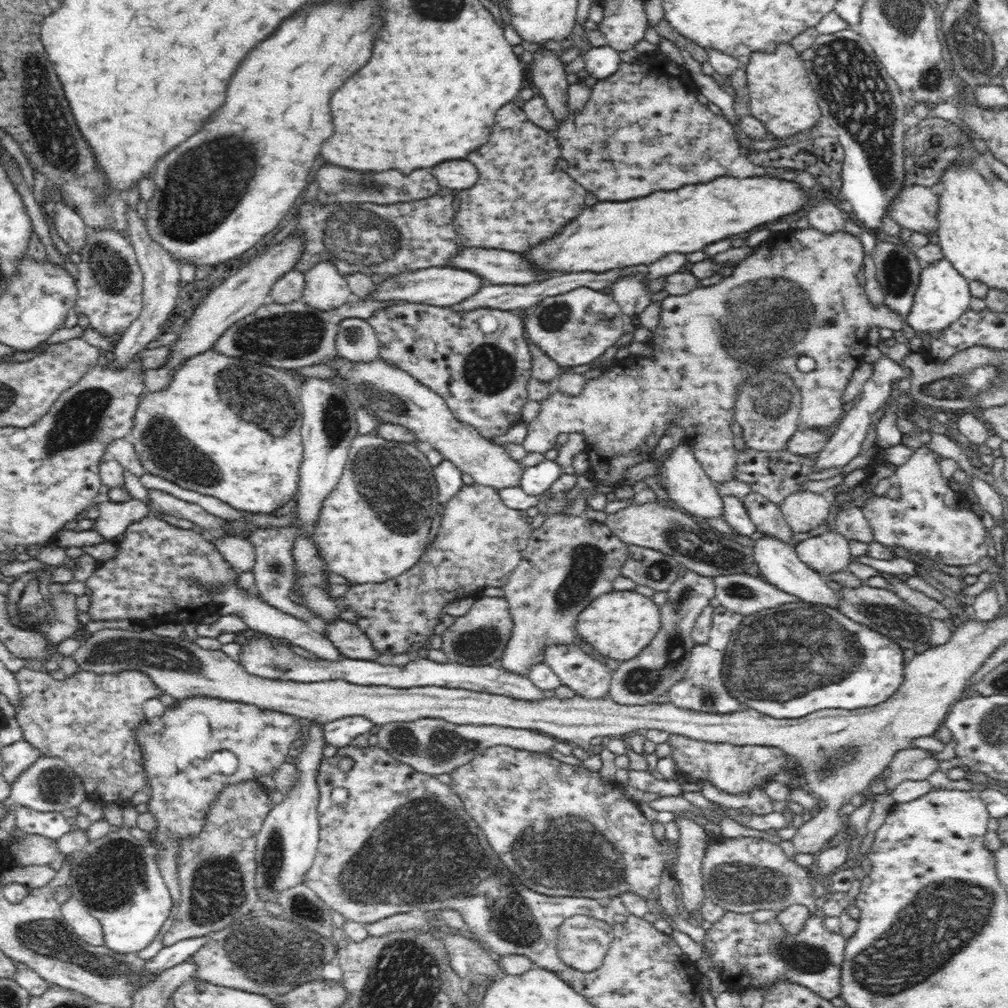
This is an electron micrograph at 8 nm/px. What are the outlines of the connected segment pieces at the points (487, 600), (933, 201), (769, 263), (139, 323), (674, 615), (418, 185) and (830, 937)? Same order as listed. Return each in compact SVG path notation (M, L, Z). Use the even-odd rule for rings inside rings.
M486 596L472 600L470 605L466 614L456 617L454 623L442 632L444 642L441 650L452 664L499 665L513 627L508 601L504 596Z
M908 185L890 204L889 216L903 229L924 235L937 233L939 196L919 185Z
M809 227L806 230L792 230L792 232L778 232L778 234L772 234L768 240L760 244L760 248L755 248L756 252L746 257L746 260L740 261L734 265L733 273L726 278L723 278L718 284L703 287L698 284L692 289L689 294L682 296L668 296L662 300L662 312L660 314L659 323L656 329L653 331L653 337L649 340L648 344L653 348L653 357L642 357L637 355L630 355L625 359L619 361L619 363L612 366L604 373L600 374L598 378L588 379L586 384L582 387L582 390L577 395L568 395L558 390L551 394L548 398L545 398L540 403L540 409L538 415L534 420L527 424L527 435L524 438L523 447L528 451L528 440L530 440L530 434L540 428L540 426L548 426L548 432L580 432L586 439L586 450L589 460L589 470L582 478L585 484L597 485L607 491L612 489L623 489L624 472L628 472L628 468L634 464L640 464L640 462L646 462L651 460L652 454L655 452L659 441L662 436L668 432L670 426L681 426L684 429L686 435L686 442L692 447L692 454L695 455L695 459L700 463L700 466L704 469L704 472L716 483L724 484L724 482L730 482L734 480L734 468L736 468L736 453L734 449L734 434L730 429L730 424L734 422L734 407L735 407L735 394L736 388L748 378L755 374L757 369L770 369L787 373L789 377L794 381L794 384L799 388L802 402L799 410L800 422L803 427L808 429L825 428L826 430L832 430L836 427L842 416L842 394L848 384L848 380L853 373L853 370L863 360L862 356L858 354L822 354L822 352L854 352L854 350L860 350L864 352L865 348L869 344L862 344L866 342L866 334L870 328L889 328L894 331L902 331L905 320L902 319L894 310L882 306L874 308L872 302L870 302L864 287L858 283L858 272L862 269L862 259L864 258L864 250L861 240L856 236L848 233L846 230L841 232L834 232L833 234L826 235L820 233L816 229Z
M129 207L126 212L129 227L129 241L131 242L138 264L143 272L143 306L140 316L123 332L121 339L115 344L115 351L110 357L115 366L124 368L136 354L146 349L146 345L155 340L160 334L160 326L167 322L174 312L179 293L178 280L181 280L179 264L170 253L158 246L149 237L145 222L138 217L135 210Z
M685 570L666 592L666 604L660 607L660 630L640 652L639 656L620 662L612 671L608 698L620 705L648 705L655 703L658 696L666 694L678 680L684 677L690 666L689 655L696 643L692 641L691 630L698 615L715 597L712 577L702 576L695 570Z
M322 166L316 174L319 188L327 193L334 194L339 204L398 204L398 202L414 202L432 197L441 188L438 180L432 176L430 170L414 170L412 174L404 176L398 170L386 170L386 172L354 172L344 170L338 166Z
M725 911L722 917L718 923L705 932L703 944L711 954L714 966L723 975L732 975L732 980L728 984L740 986L742 978L746 977L747 987L754 987L763 994L766 989L775 985L780 979L786 979L790 983L806 987L813 993L820 994L828 1001L840 996L841 964L844 960L846 941L840 933L826 929L820 913L808 916L804 929L798 934L787 934L786 929L778 923L778 918L757 924L752 919L751 913Z

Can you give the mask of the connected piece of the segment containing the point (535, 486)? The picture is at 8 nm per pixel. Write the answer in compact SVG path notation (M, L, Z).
M544 459L535 466L524 467L520 488L528 496L542 495L562 474L562 468L552 460Z

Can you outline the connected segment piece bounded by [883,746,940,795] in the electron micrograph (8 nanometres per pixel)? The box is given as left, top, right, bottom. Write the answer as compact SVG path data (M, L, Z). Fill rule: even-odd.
M918 747L896 752L888 766L890 776L883 779L888 786L885 793L892 795L897 784L908 780L928 781L928 777L937 772L939 763L934 753Z

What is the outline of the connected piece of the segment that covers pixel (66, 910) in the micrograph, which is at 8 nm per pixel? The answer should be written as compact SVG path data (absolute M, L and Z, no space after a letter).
M74 898L62 903L61 911L65 923L70 927L70 931L78 937L82 943L92 946L104 945L104 933L99 921L86 912Z

